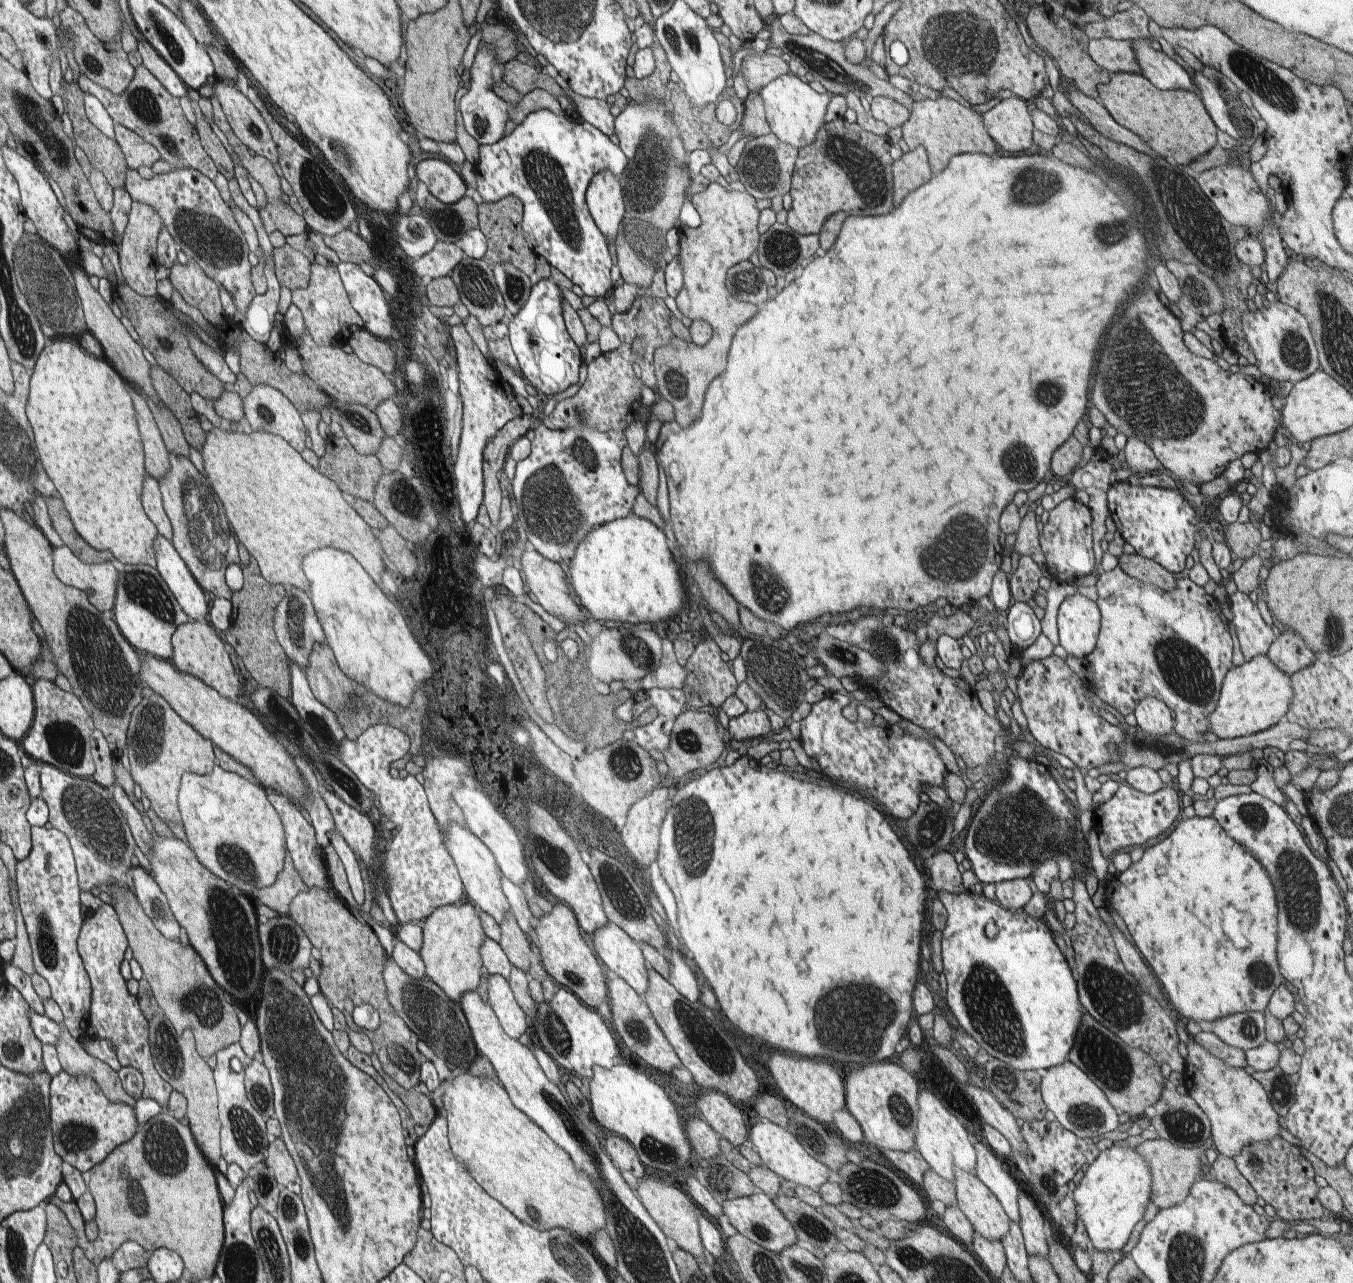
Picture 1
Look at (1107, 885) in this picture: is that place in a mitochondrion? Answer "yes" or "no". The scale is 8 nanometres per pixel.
no

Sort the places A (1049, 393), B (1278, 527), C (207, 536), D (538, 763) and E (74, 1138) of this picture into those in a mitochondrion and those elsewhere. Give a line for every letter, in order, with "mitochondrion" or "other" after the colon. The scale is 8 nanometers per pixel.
A: mitochondrion
B: other
C: mitochondrion
D: other
E: mitochondrion

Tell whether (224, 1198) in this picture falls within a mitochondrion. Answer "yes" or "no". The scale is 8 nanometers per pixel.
no

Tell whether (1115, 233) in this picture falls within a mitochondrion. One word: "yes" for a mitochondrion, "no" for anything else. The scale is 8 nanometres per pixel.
yes

